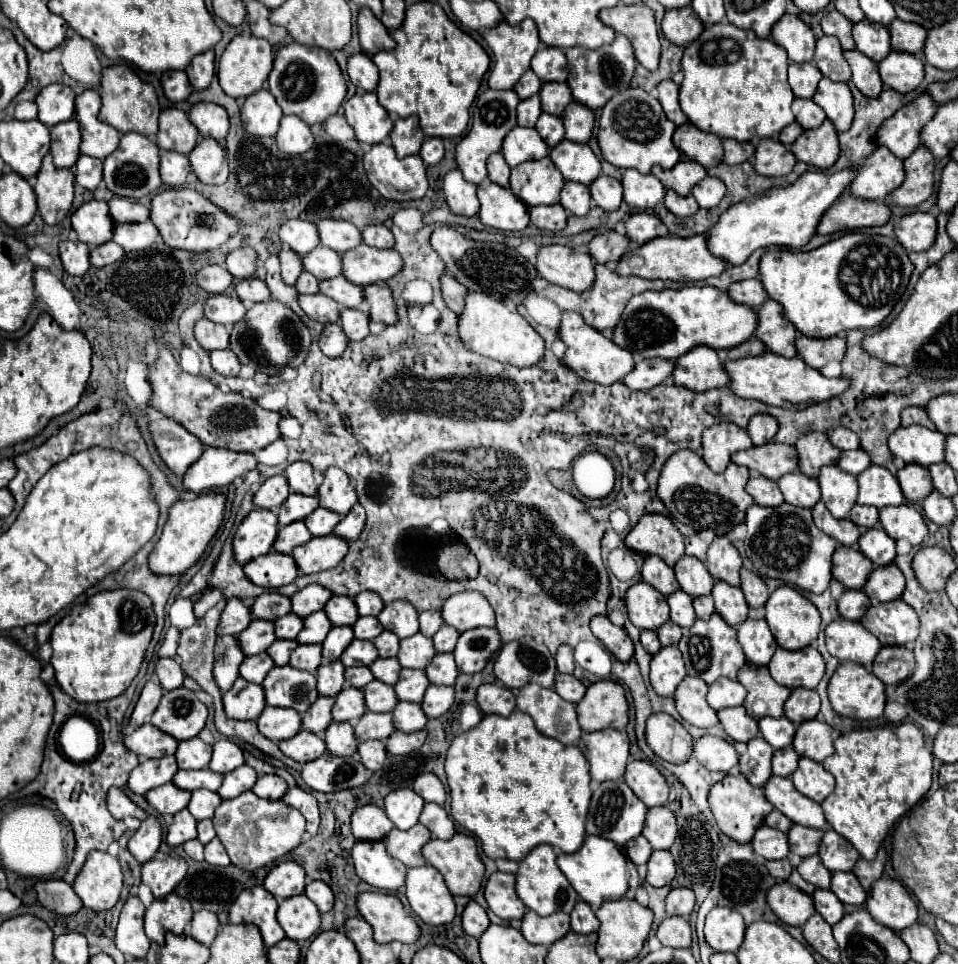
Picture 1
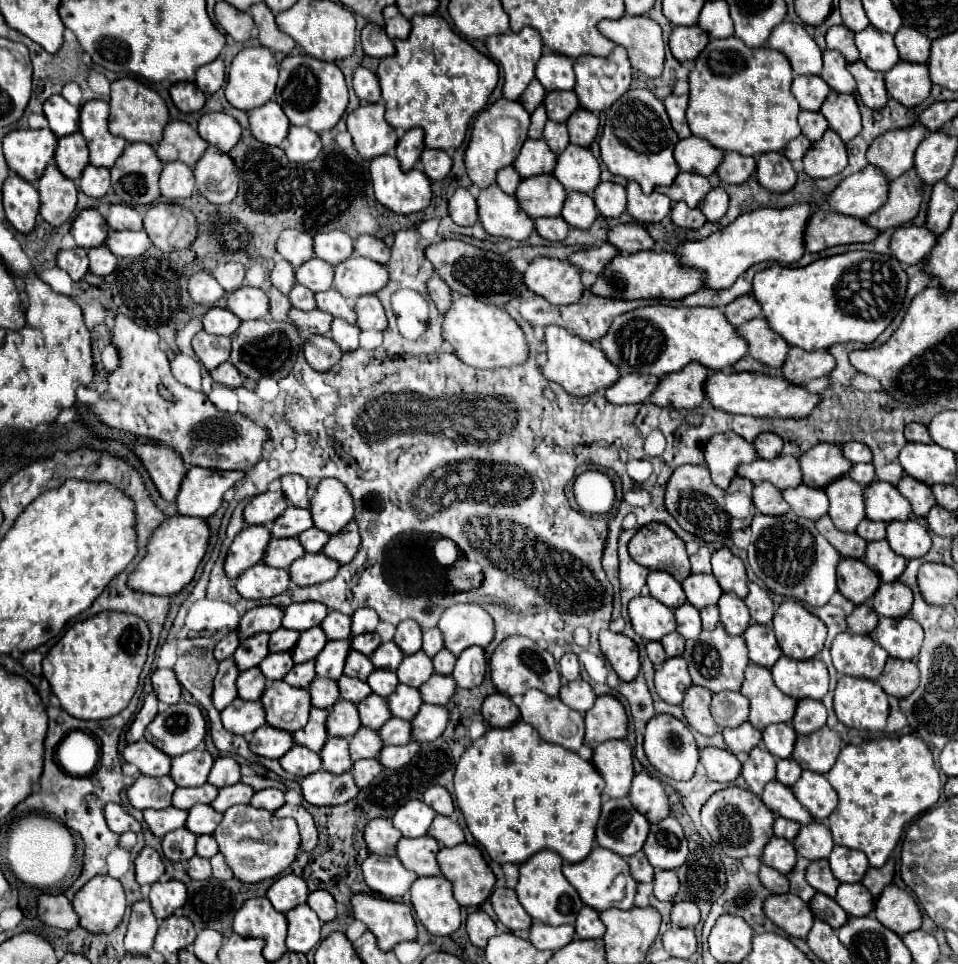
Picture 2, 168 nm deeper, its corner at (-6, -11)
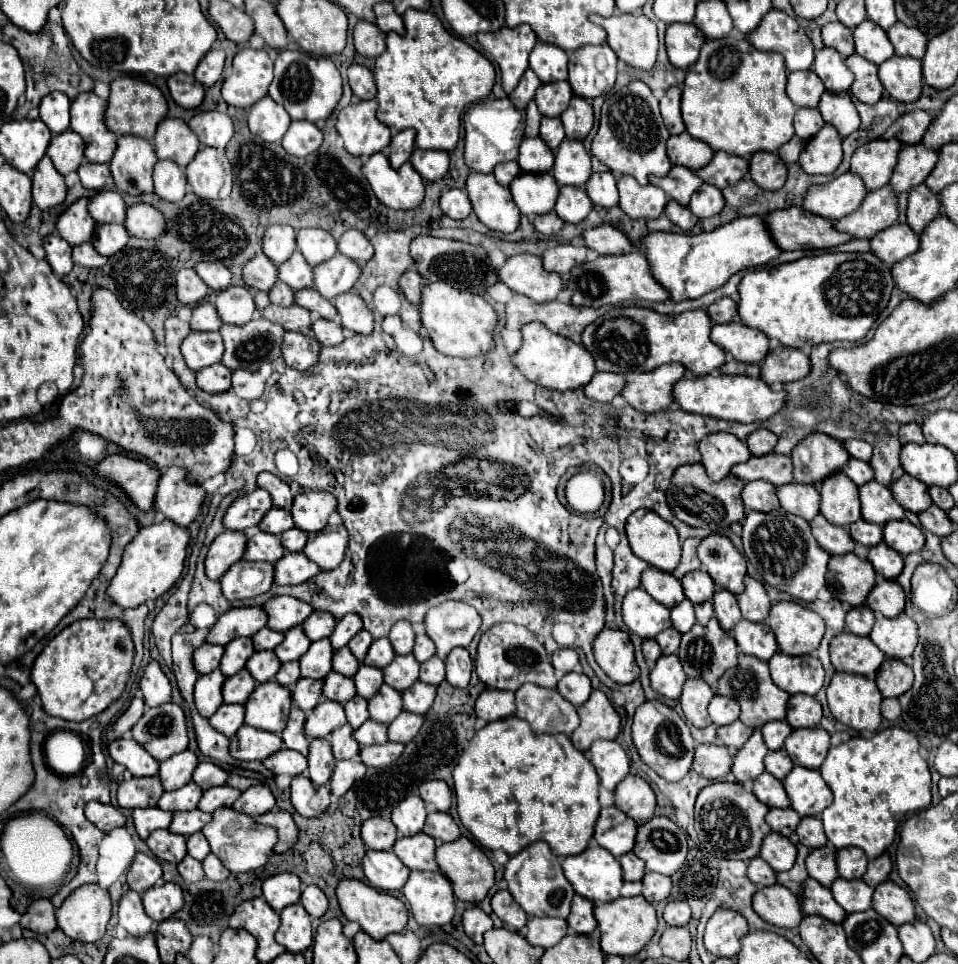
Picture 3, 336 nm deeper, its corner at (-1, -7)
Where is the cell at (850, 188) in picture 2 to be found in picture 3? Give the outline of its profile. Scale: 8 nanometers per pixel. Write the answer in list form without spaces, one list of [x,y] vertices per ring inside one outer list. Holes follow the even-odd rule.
[[[851,172],[837,176],[835,180],[821,184],[821,186],[811,186],[803,198],[803,208],[815,216],[823,216],[827,220],[839,220],[863,202],[867,196],[867,190],[857,174],[851,176]]]

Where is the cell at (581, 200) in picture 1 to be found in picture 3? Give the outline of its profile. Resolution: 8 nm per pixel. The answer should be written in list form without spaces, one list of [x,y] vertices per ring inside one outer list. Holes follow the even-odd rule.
[[[561,186],[559,188],[555,212],[565,222],[577,224],[577,222],[587,218],[589,210],[591,210],[591,200],[583,188],[577,188],[577,186]]]

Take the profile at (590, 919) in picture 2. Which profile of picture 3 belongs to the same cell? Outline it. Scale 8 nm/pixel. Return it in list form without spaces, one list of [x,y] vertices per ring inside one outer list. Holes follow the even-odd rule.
[[[575,894],[567,924],[577,934],[591,934],[597,928],[595,916],[593,916],[593,902],[579,896],[579,894]]]

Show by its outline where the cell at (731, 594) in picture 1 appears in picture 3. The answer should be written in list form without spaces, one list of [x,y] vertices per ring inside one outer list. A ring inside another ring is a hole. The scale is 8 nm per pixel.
[[[717,588],[715,594],[713,594],[713,608],[715,608],[715,616],[721,624],[723,630],[731,630],[743,616],[741,616],[741,610],[737,606],[737,598],[735,594],[723,590],[723,588]]]

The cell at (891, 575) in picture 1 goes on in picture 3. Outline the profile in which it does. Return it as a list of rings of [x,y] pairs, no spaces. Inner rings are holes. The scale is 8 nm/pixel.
[[[881,578],[867,596],[867,606],[885,618],[895,618],[905,608],[905,592],[895,580]]]

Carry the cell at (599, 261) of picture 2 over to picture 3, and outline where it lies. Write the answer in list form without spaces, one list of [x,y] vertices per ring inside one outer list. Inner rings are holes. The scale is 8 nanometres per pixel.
[[[561,244],[561,246],[545,250],[541,260],[543,260],[543,268],[547,268],[547,272],[567,274],[567,272],[571,272],[571,268],[583,264],[585,256],[587,256],[585,246],[575,248],[573,244]]]

